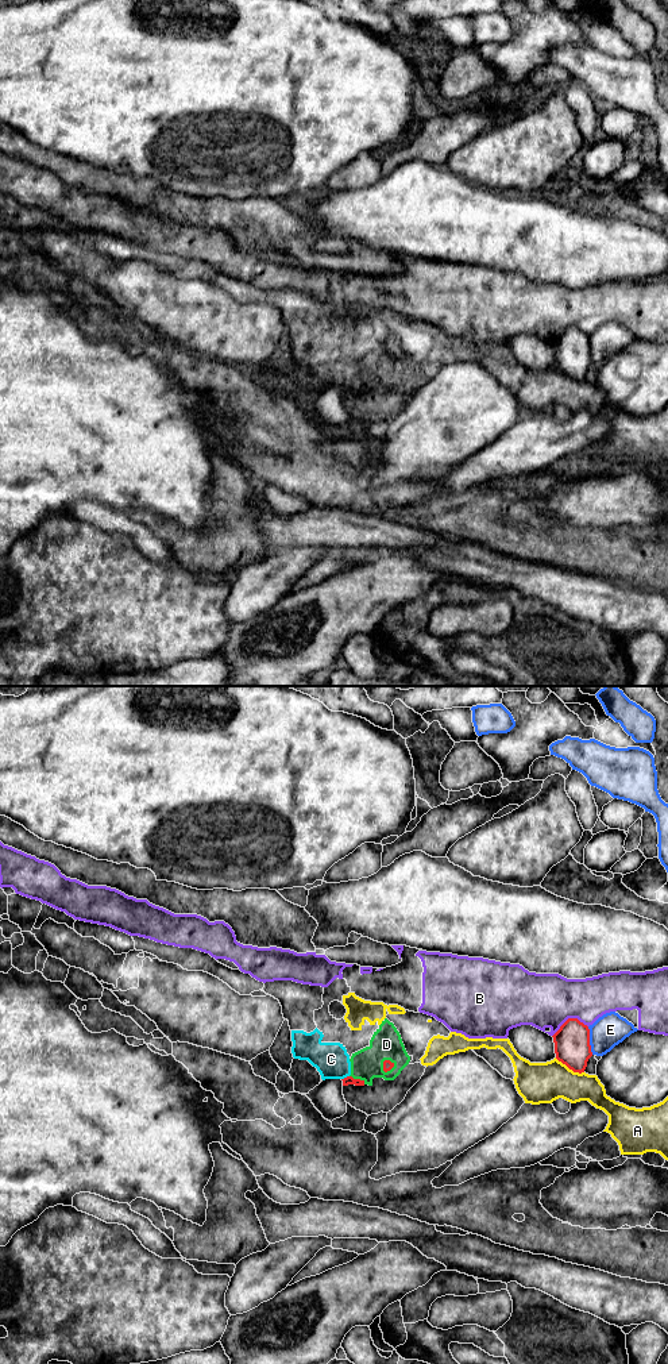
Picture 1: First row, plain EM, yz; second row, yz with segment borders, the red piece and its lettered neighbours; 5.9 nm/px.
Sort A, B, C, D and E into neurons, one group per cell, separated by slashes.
A C D / B / E

